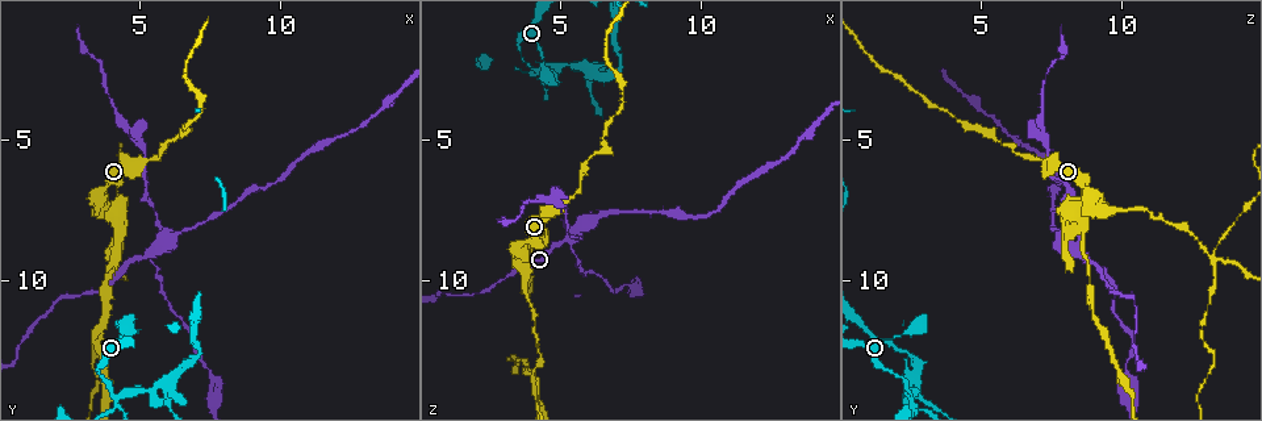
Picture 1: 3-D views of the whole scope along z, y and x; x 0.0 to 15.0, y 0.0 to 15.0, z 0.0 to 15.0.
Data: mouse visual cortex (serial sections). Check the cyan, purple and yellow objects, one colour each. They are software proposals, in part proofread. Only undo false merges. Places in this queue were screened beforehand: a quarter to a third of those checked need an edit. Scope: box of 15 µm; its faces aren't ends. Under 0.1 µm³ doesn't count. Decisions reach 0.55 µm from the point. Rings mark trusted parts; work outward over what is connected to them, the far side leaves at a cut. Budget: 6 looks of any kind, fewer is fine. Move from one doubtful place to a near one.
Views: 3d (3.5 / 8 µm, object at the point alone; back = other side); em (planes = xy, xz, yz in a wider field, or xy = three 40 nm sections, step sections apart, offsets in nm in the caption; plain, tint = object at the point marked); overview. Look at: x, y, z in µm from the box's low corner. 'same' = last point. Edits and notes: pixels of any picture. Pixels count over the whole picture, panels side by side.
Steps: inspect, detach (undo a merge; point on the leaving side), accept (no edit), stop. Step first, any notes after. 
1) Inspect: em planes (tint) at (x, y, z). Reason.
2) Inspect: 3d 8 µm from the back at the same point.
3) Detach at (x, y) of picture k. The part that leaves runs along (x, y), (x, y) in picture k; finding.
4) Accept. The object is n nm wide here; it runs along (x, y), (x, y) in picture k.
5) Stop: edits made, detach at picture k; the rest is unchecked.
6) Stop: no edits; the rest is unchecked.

Inspect: 3d 8 µm from the back at (5.5, 9.0, 8.3). Sharp bend.

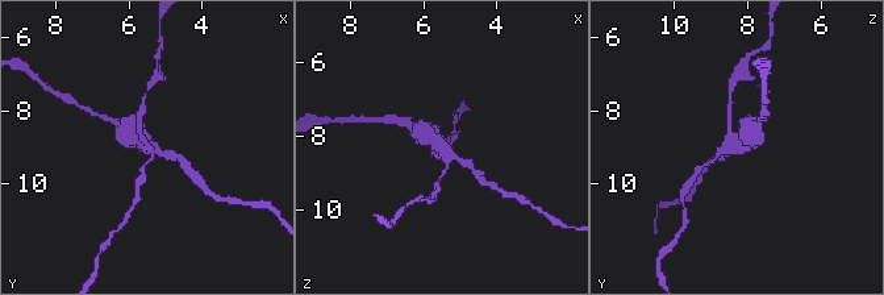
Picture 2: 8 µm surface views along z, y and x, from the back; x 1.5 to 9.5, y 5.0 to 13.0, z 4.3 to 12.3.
Inspect: em xy step 5 (tint) at (5.5, 9.1, 8.3). 4 arms meet here; the arms are 150, 150, 200, 600 nm wide.

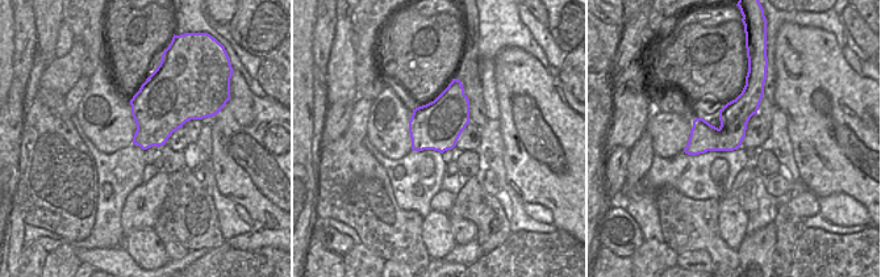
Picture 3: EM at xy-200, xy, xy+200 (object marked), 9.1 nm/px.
Detach at (142, 109) of picture 2. The part that leaves runs along (153, 150), (142, 166), (138, 187) in picture 2; two cells meet here.

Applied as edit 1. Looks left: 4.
Inspect: 3d 8 µm from the back at (4.2, 14.2, 2.6). Four-way junction.

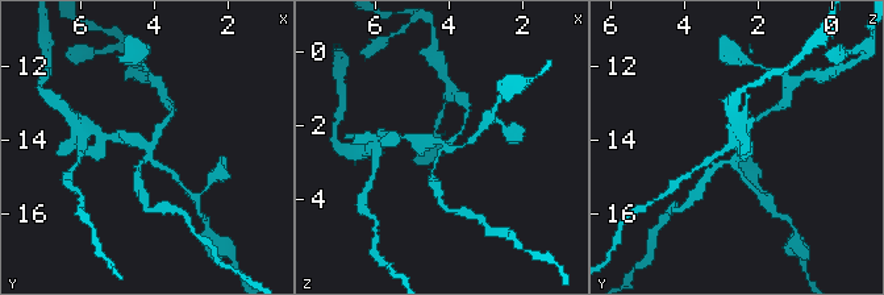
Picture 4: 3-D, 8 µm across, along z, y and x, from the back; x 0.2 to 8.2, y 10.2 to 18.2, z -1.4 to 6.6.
Inspect: 3d 3.5 µm at (4.1, 14.2, 2.5). Closer look.

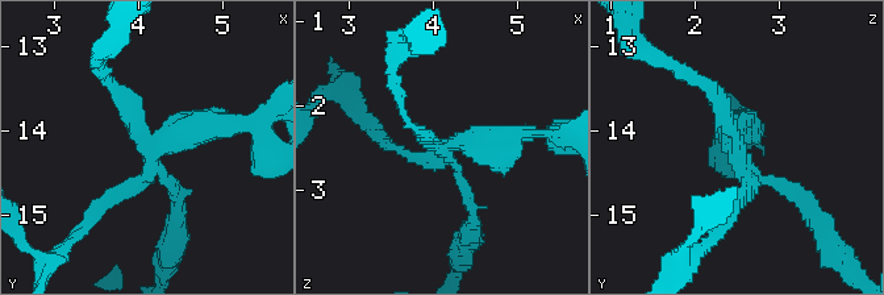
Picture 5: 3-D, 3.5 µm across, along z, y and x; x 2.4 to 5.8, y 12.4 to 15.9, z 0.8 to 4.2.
Inspect: em xy step 5 (tint) at (4.15, 14.20, 2.45). 4 arms meet here; the arms are 150, 150, 150, 400 nm wide; shape alone is not enough.

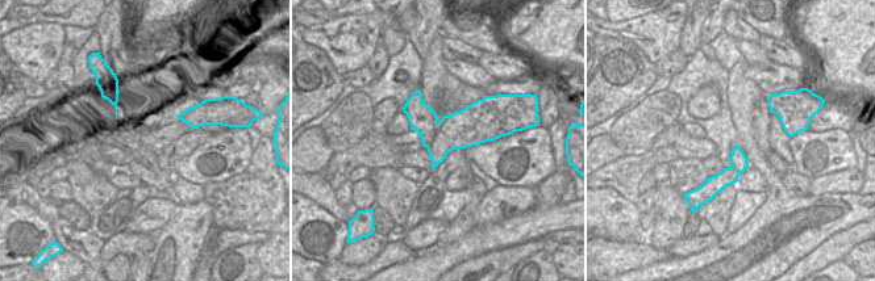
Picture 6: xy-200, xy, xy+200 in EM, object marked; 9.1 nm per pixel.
Detach at (747, 196) of picture 5. Two cells meet here.

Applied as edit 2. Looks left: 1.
Stop: edits made, detach at picture 2, detach at picture 5; the rest is unchecked.

